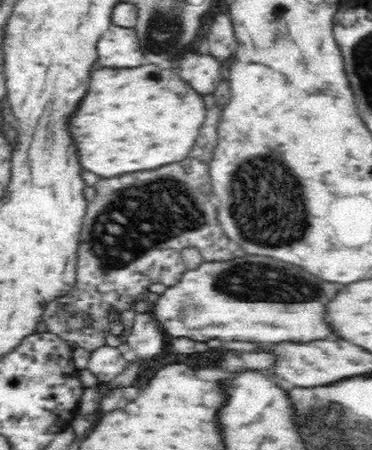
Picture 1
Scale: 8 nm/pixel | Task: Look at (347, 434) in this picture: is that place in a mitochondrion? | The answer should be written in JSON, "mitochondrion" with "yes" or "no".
{"mitochondrion":"yes"}

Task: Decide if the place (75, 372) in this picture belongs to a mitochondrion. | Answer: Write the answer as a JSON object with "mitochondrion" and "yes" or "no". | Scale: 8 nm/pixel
{"mitochondrion":"no"}

